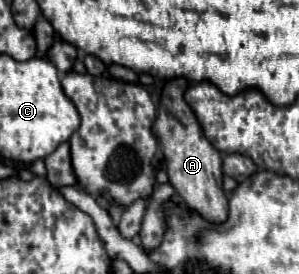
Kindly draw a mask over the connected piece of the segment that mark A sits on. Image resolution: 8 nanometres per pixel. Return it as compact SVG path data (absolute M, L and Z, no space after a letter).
M183 77L173 79L163 89L163 99L159 107L159 115L155 121L155 135L161 141L161 151L165 157L165 169L169 175L169 183L173 185L175 193L185 201L185 205L201 215L209 223L223 223L227 221L227 195L223 193L223 155L205 139L195 113L183 99L187 89L187 81Z

